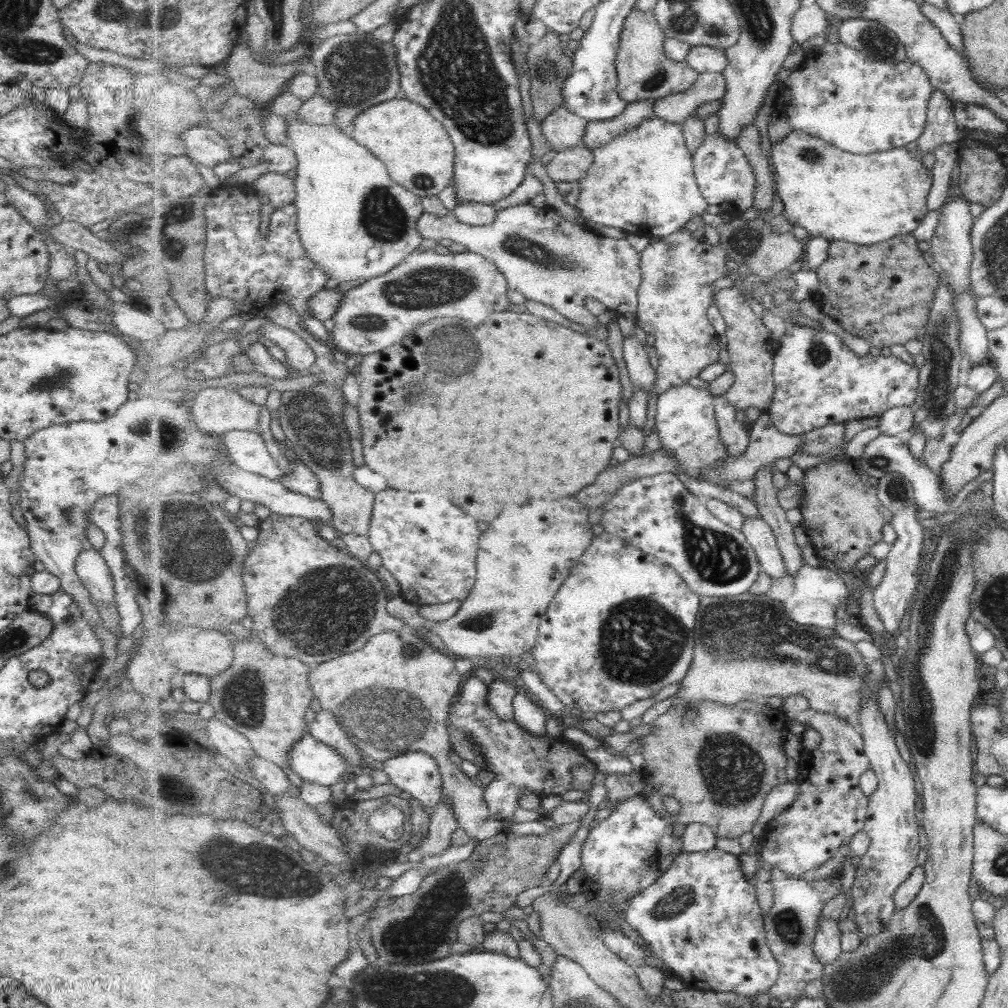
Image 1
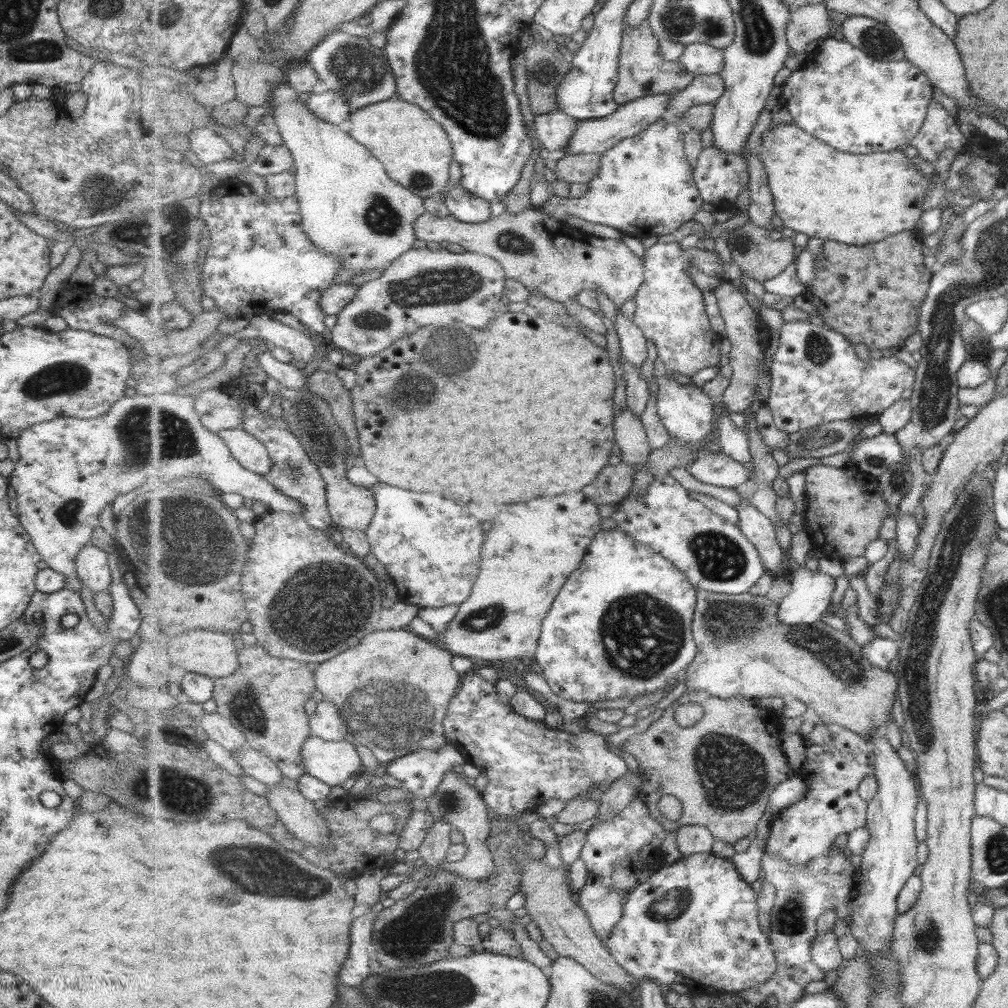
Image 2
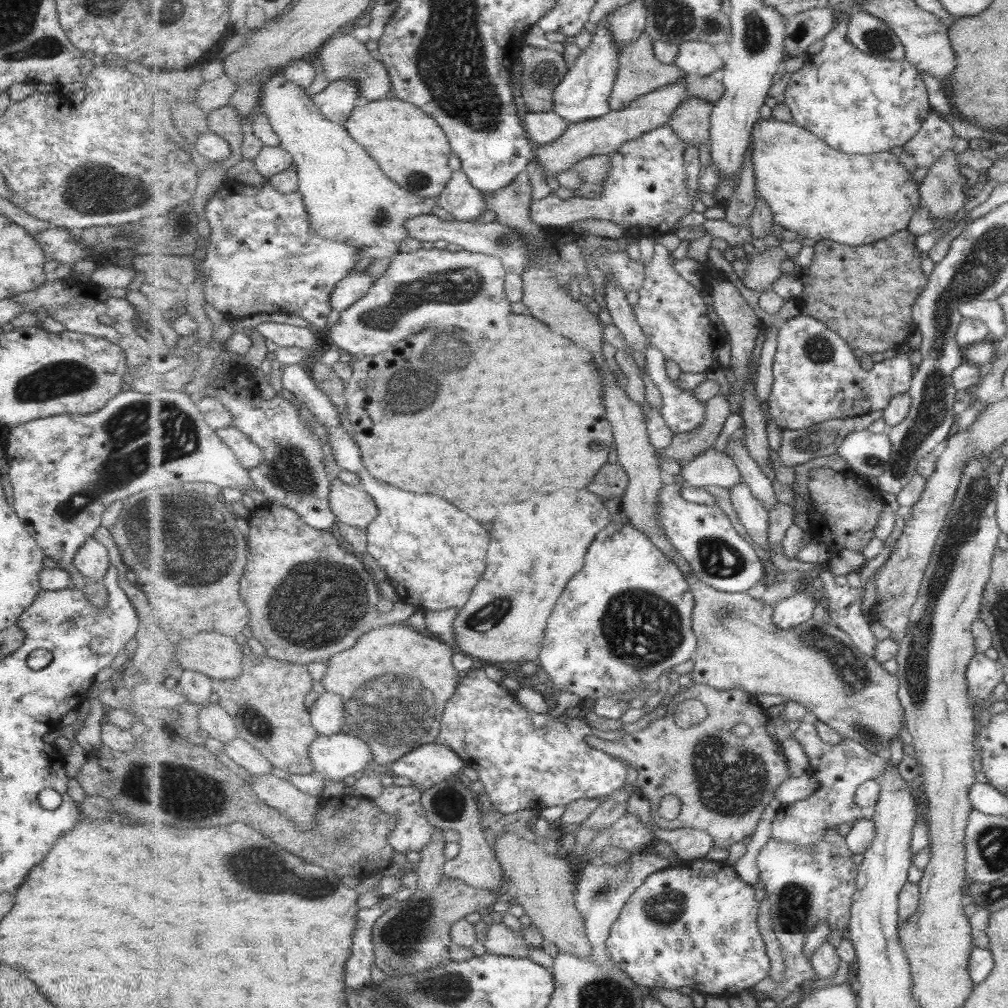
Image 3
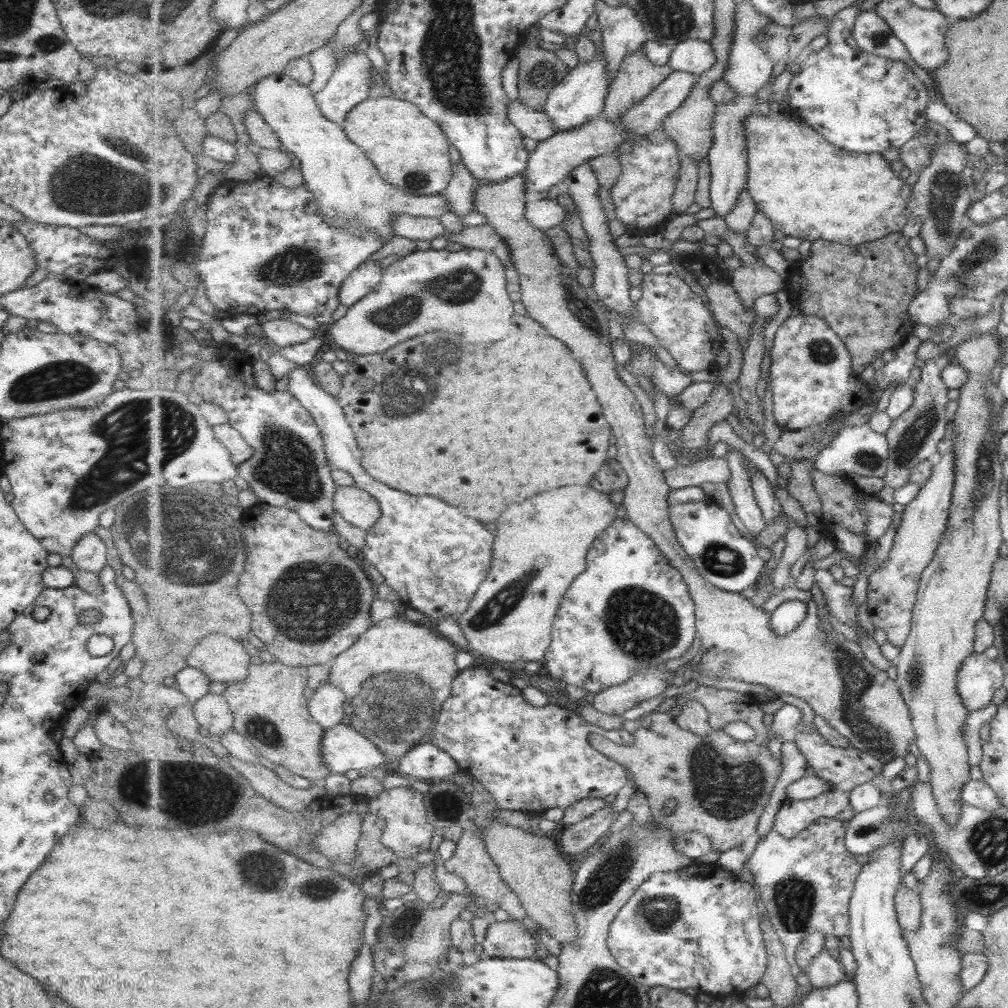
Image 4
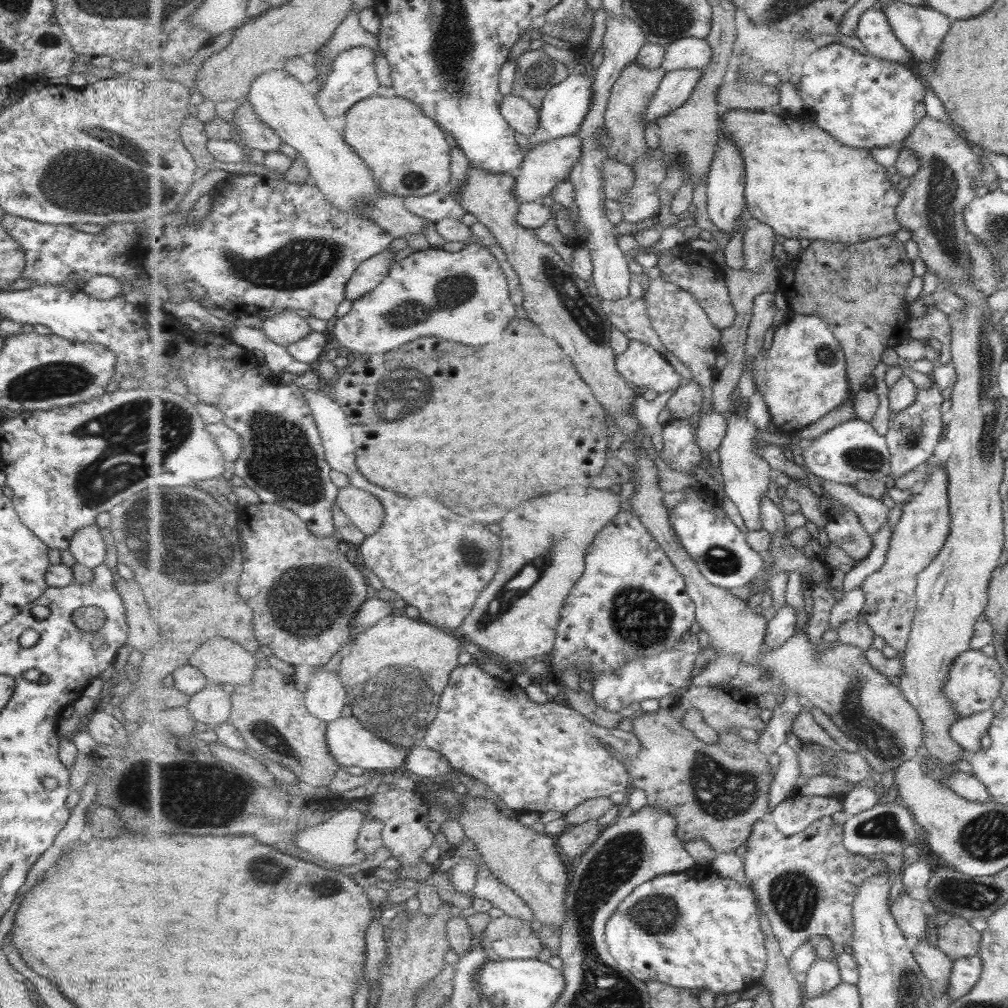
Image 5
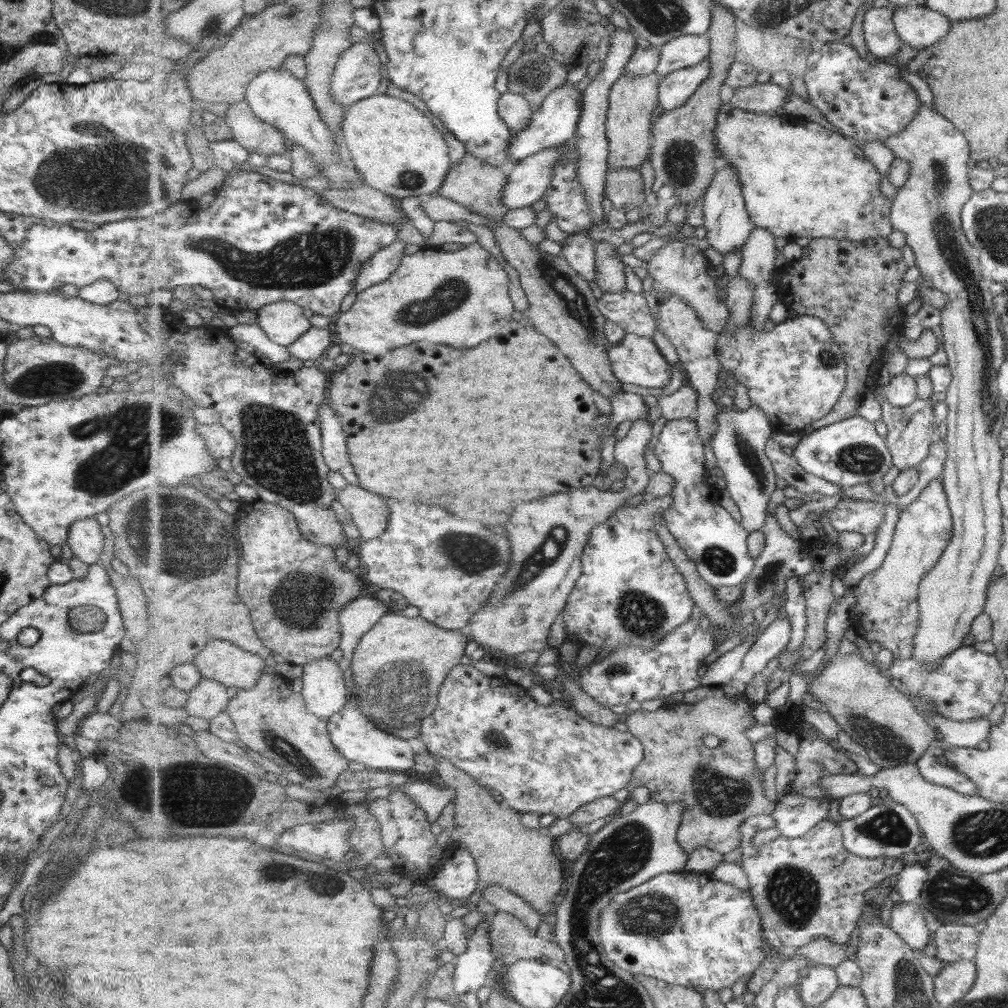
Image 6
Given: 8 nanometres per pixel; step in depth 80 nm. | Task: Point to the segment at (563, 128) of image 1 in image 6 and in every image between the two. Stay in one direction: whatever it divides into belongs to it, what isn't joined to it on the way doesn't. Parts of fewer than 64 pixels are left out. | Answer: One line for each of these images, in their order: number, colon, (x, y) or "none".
2: (555, 130)
3: (543, 127)
4: (535, 124)
5: (522, 115)
6: (516, 110)

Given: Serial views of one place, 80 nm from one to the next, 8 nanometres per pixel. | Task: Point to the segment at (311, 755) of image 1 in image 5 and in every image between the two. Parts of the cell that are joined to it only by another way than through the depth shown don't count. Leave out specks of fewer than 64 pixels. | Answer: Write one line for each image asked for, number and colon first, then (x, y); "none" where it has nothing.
2: (333, 762)
3: (337, 756)
4: (344, 748)
5: (351, 743)

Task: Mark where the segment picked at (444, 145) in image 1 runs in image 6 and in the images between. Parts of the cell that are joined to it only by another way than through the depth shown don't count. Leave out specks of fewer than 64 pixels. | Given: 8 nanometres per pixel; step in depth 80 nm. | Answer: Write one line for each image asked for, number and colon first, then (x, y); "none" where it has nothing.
2: (416, 149)
3: (411, 147)
4: (411, 151)
5: (409, 155)
6: (397, 149)

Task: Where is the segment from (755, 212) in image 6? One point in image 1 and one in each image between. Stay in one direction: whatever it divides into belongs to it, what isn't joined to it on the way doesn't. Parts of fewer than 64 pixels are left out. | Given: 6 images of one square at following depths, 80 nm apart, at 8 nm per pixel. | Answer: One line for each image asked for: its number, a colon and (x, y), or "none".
1: (864, 198)
2: (858, 199)
3: (819, 192)
4: (811, 189)
5: (802, 182)

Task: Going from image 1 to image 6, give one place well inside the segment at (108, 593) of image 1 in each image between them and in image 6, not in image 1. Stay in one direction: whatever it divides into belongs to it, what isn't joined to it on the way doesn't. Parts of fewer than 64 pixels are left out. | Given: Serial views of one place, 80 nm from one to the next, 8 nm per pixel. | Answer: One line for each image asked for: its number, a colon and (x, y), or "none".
2: (90, 563)
3: (90, 559)
4: (88, 552)
5: (87, 547)
6: (84, 538)

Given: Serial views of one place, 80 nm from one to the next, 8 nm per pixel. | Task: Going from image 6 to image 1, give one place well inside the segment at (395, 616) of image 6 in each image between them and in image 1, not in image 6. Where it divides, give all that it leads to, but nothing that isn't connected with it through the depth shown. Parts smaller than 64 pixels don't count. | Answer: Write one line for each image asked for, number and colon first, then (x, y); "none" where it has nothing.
1: (392, 697)
2: (394, 689)
3: (396, 681)
4: (397, 676)
5: (395, 672)

